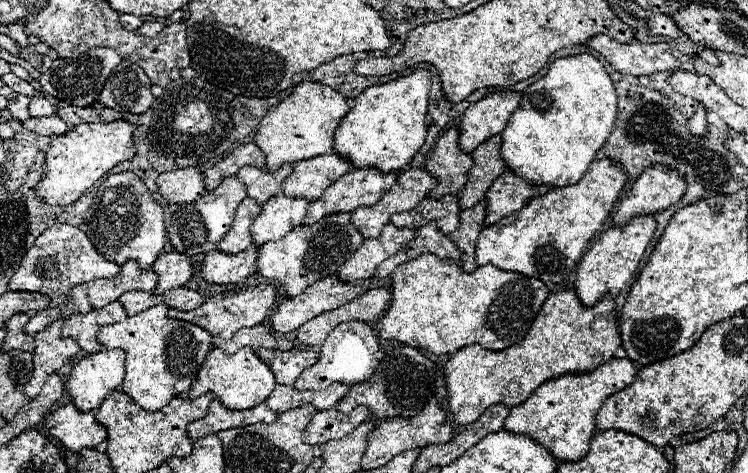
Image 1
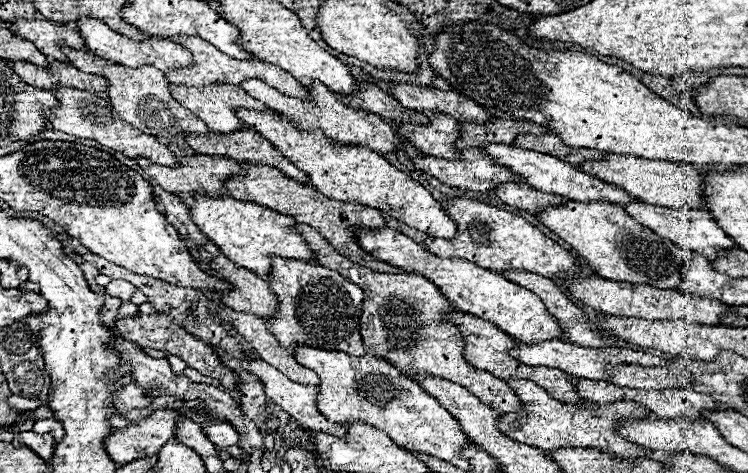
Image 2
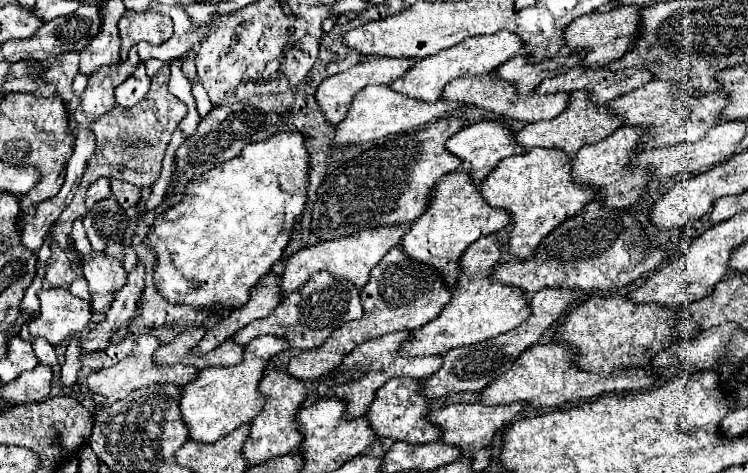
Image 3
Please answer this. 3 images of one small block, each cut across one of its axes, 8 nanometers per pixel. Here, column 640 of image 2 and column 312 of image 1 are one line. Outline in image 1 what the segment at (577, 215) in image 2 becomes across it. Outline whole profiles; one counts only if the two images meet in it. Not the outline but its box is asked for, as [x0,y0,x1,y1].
[256,214,364,298]

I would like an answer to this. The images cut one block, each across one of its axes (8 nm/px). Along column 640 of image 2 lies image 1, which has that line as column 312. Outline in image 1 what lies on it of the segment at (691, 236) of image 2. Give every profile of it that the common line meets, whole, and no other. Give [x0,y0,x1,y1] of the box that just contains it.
[302,168,398,224]

